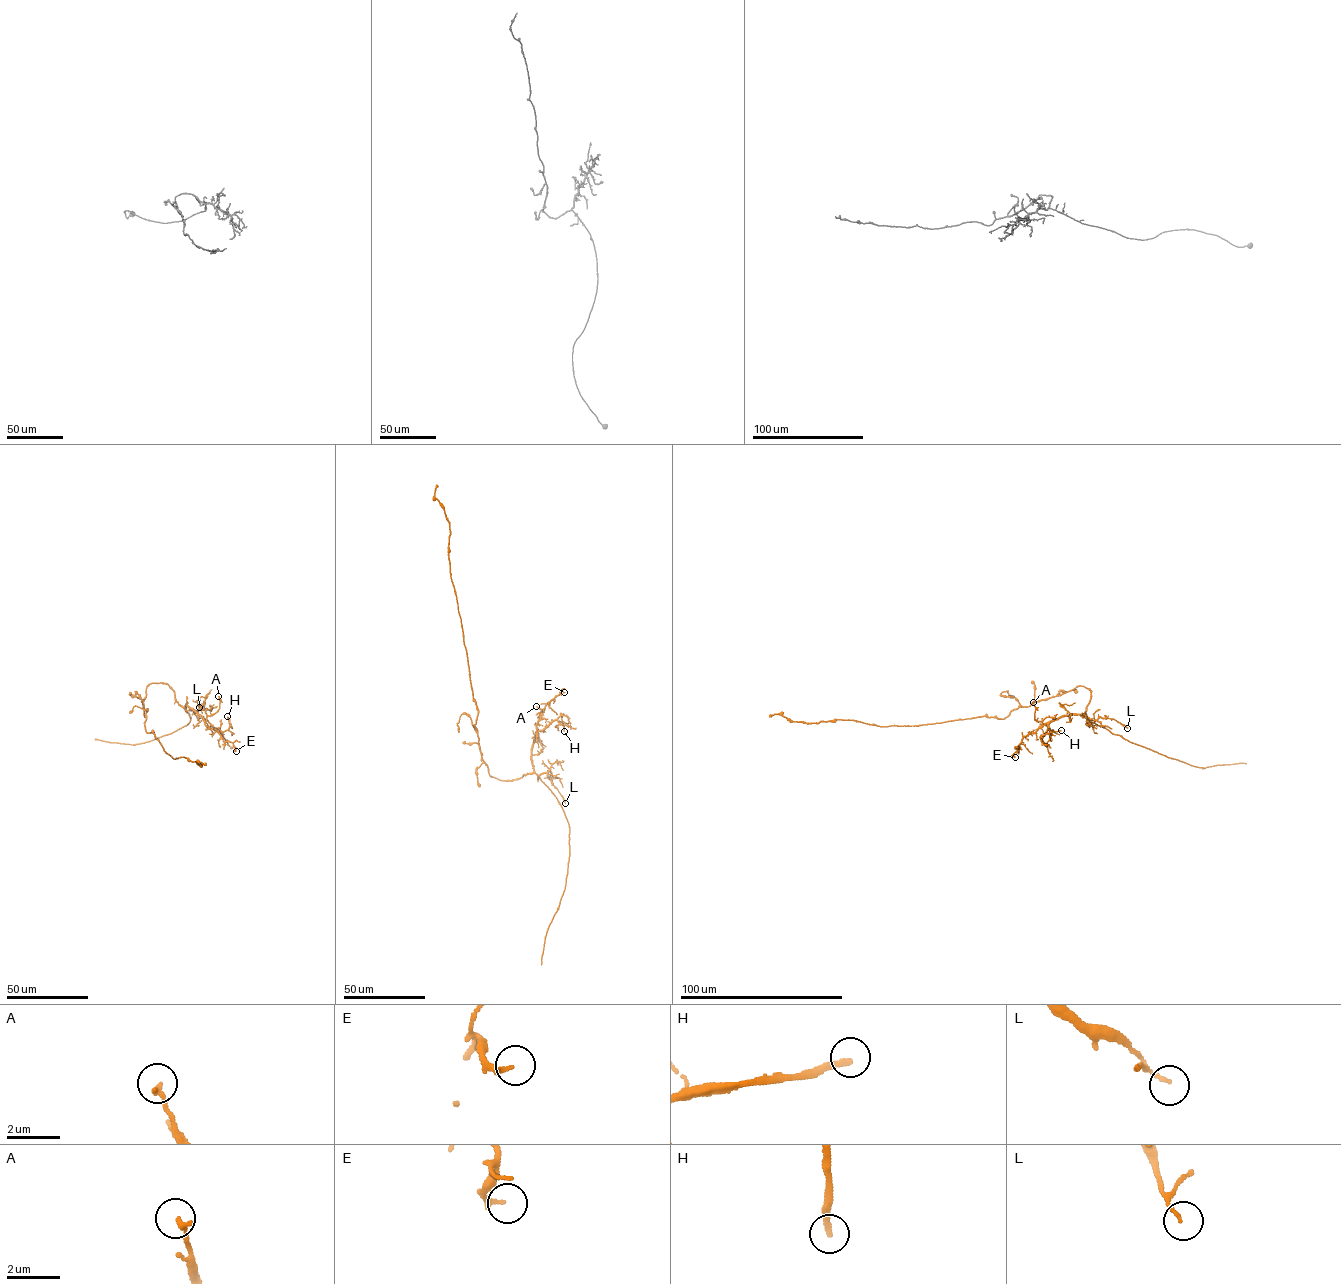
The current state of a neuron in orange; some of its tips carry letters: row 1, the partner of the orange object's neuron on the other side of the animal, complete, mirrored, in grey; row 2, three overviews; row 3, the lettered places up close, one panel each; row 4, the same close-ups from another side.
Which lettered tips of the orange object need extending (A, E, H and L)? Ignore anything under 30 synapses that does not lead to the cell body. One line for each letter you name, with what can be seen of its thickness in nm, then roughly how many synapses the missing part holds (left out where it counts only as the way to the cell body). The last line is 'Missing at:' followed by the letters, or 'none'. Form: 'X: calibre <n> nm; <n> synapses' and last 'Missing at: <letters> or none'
Missing at: none

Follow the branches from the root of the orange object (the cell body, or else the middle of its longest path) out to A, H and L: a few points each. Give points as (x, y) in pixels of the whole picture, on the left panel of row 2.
A: (143, 704), (149, 684), (165, 683), (179, 704), (193, 709), (205, 721), (219, 709), (218, 696)
H: (143, 704), (147, 686), (164, 683), (173, 690), (179, 704), (193, 709), (221, 731), (229, 726), (227, 716)
L: (143, 704), (147, 686), (162, 682), (173, 690), (175, 701), (186, 710), (198, 709), (199, 700), (199, 707)

